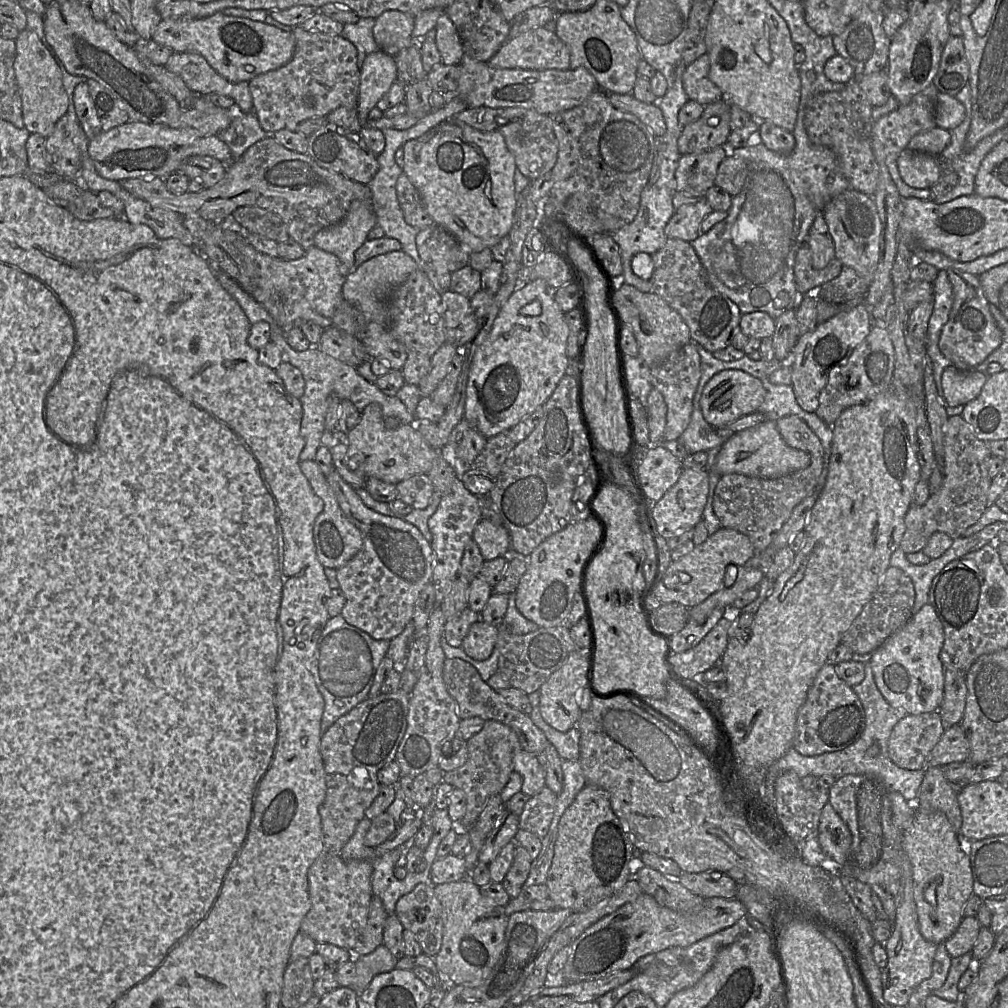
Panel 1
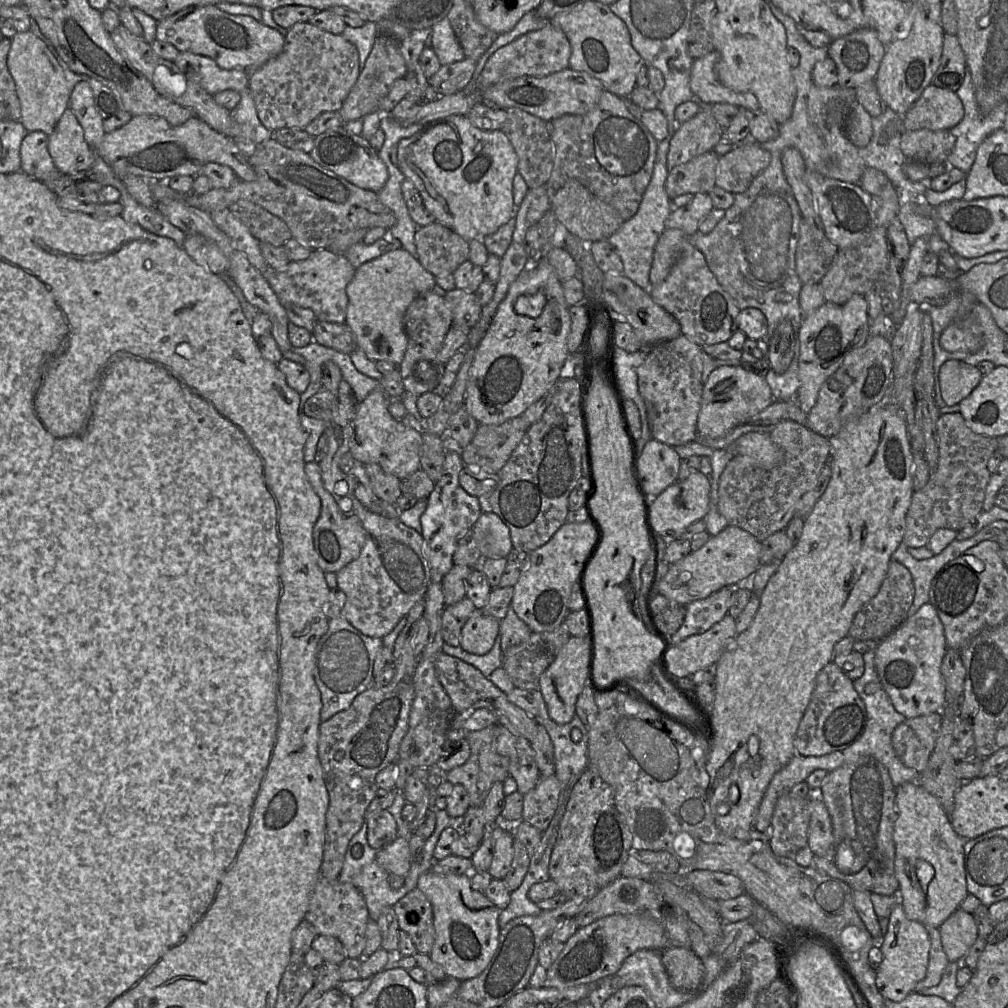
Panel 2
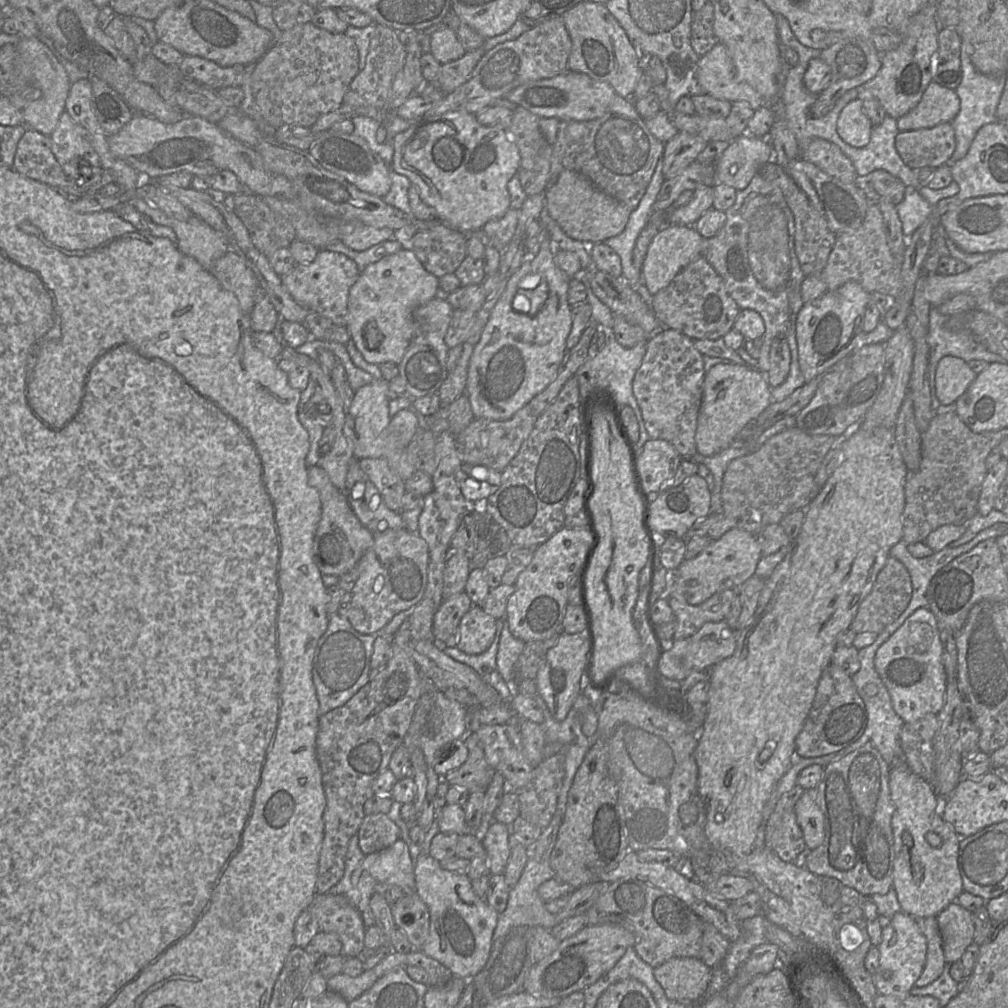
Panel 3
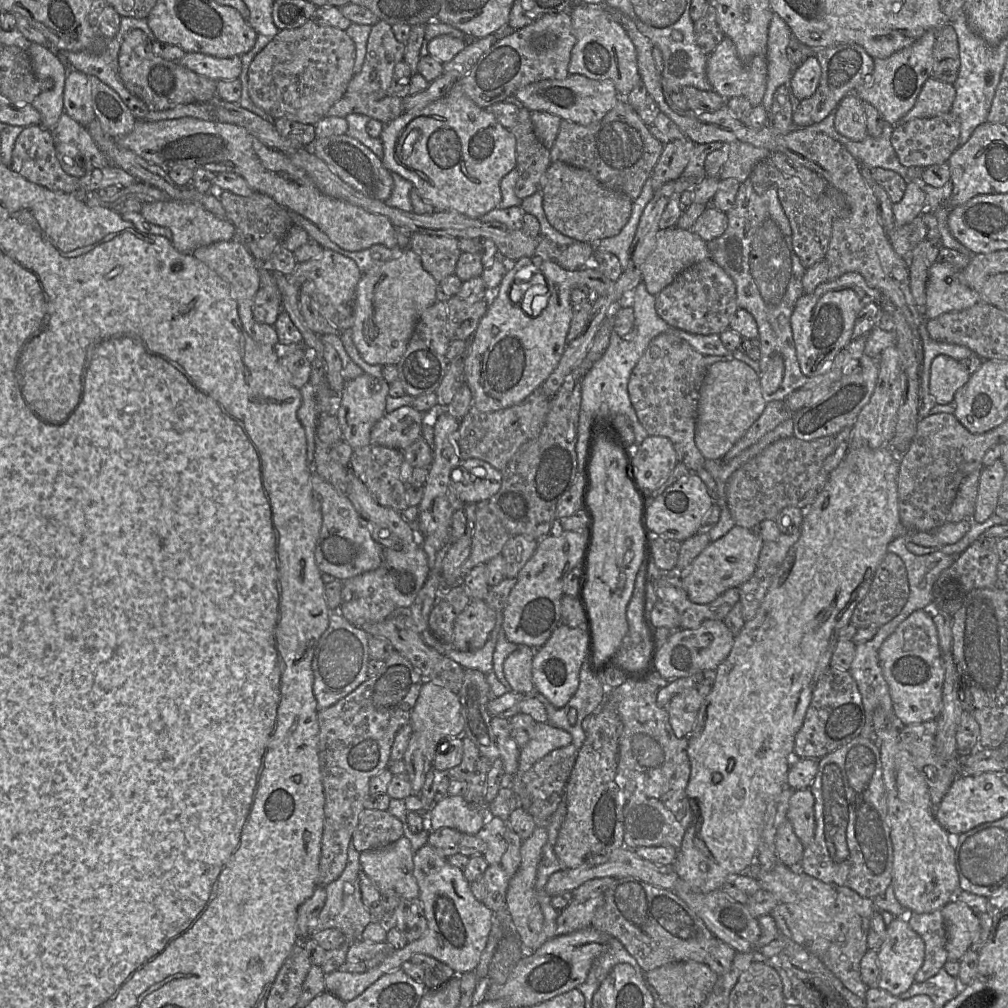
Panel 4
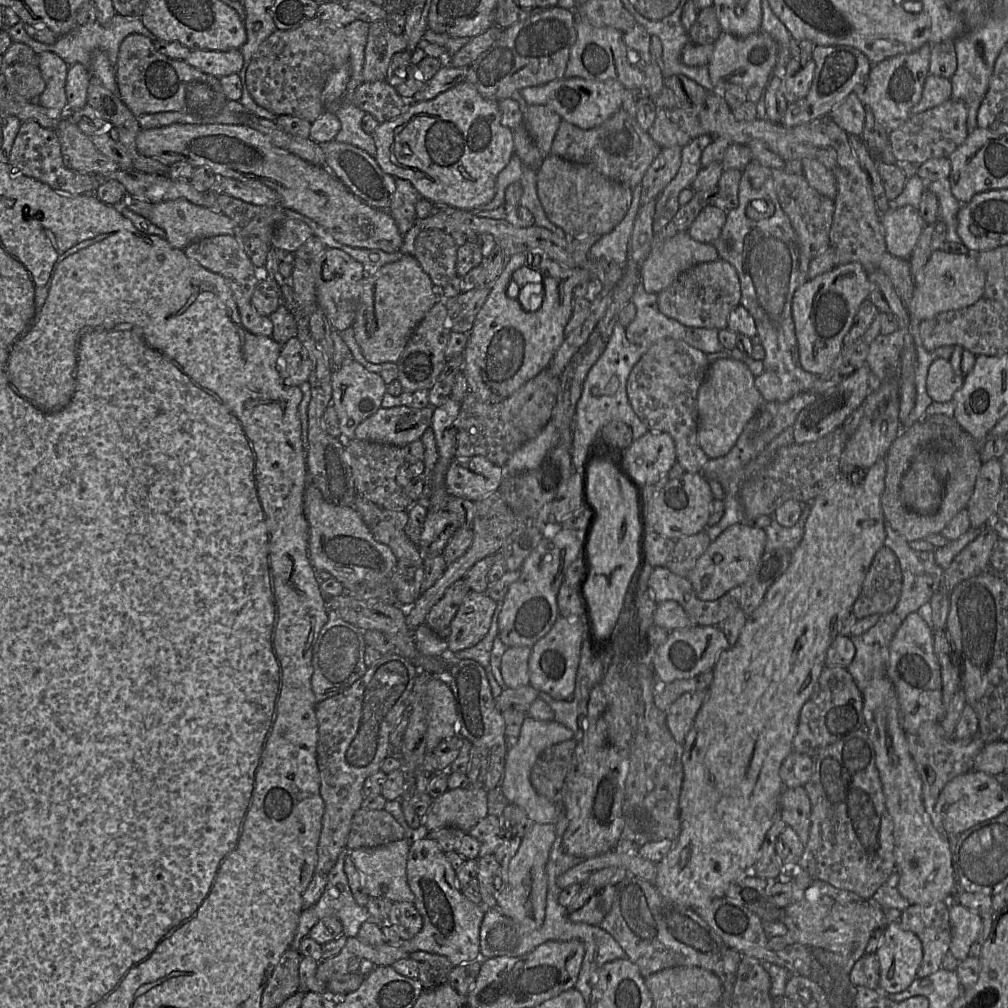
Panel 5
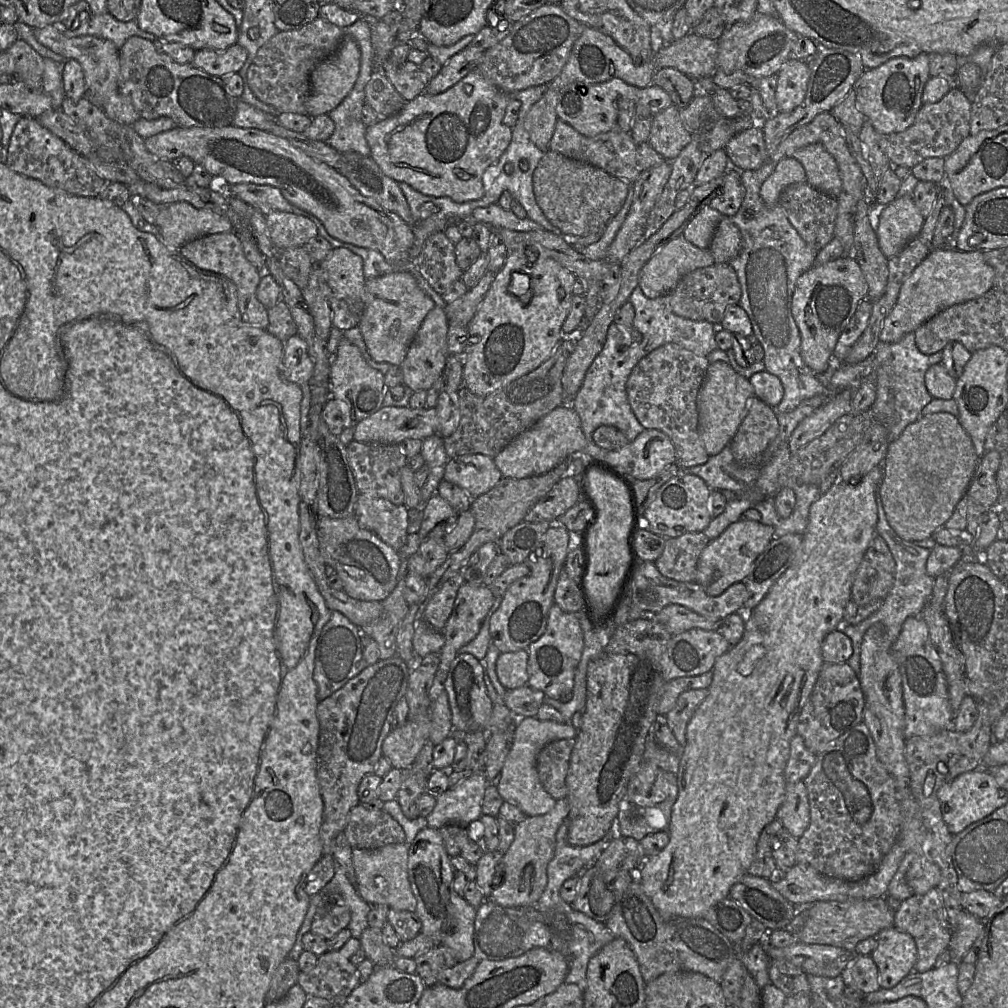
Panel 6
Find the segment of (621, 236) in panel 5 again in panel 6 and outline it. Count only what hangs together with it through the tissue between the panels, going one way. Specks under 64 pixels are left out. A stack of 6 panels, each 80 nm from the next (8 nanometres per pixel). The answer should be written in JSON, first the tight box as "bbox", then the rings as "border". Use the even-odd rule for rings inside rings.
{"bbox":[562,186,633,260],"border":[[[630,186],[625,203],[621,210],[614,216],[614,218],[607,224],[602,237],[595,243],[588,246],[582,246],[576,244],[580,236],[568,235],[562,233],[563,239],[570,245],[572,245],[577,251],[584,254],[592,260],[603,260],[606,257],[607,251],[616,237],[617,232],[621,228],[625,217],[633,202],[633,187]]]}

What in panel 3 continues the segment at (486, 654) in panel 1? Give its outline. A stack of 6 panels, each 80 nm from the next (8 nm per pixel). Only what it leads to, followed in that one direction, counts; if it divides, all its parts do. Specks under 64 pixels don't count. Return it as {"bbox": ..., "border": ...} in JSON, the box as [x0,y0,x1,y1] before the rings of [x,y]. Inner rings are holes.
{"bbox":[456,605,496,655],"border":[[[473,605],[461,618],[458,629],[458,643],[456,648],[470,655],[485,652],[493,642],[496,632],[496,619],[487,614],[482,606]]]}

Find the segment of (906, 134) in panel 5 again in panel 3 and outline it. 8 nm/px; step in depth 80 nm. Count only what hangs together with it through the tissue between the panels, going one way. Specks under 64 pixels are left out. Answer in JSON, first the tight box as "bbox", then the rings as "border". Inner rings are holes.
{"bbox":[895,122,955,169],"border":[[[950,122],[932,128],[899,131],[895,138],[899,156],[912,169],[947,164],[955,146],[955,132]]]}

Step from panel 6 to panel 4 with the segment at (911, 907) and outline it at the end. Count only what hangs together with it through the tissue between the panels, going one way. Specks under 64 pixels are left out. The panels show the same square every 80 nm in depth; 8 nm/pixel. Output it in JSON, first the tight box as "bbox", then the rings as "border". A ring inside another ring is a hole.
{"bbox":[907,910,948,982],"border":[[[941,910],[928,913],[908,912],[907,921],[925,943],[924,962],[915,975],[915,982],[935,976],[948,961],[946,928]]]}

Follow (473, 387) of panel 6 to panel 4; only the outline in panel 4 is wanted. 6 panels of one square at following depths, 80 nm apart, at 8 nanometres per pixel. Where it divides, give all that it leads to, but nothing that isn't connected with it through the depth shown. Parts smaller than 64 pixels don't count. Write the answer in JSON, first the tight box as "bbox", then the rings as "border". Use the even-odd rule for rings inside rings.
{"bbox":[464,257,613,412],"border":[[[522,257],[509,262],[508,270],[498,288],[491,293],[488,308],[472,338],[468,341],[469,354],[464,366],[464,381],[472,394],[472,406],[481,412],[495,412],[519,404],[536,389],[541,388],[549,375],[556,369],[566,347],[566,336],[572,318],[571,290],[578,286],[588,287],[593,295],[606,294],[613,282],[592,264],[582,269],[568,271],[556,261],[544,260],[536,267],[531,258]],[[535,285],[547,285],[549,299],[537,317],[528,316],[520,308],[523,295]]]}

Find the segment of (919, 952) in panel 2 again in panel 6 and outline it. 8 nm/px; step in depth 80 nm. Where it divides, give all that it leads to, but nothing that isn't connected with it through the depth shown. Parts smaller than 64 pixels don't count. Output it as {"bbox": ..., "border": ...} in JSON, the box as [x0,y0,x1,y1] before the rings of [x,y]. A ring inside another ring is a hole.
{"bbox":[870,926,916,988],"border":[[[895,926],[882,930],[876,937],[877,946],[870,956],[878,968],[880,986],[892,988],[914,970],[916,942],[910,934]]]}

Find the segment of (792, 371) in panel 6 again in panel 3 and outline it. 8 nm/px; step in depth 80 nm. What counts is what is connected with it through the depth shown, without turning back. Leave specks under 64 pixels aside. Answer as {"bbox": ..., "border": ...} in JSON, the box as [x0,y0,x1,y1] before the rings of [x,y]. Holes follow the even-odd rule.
{"bbox":[702,173,806,402],"border":[[[757,173],[745,189],[736,191],[735,202],[725,215],[725,224],[719,232],[711,238],[702,239],[702,256],[721,276],[740,310],[751,309],[761,315],[765,333],[758,369],[765,376],[769,369],[772,340],[779,337],[788,342],[791,352],[789,373],[782,384],[770,386],[771,402],[783,401],[806,383],[799,367],[796,340],[796,320],[804,304],[801,285],[805,275],[794,250],[794,216],[781,189],[770,185]]]}

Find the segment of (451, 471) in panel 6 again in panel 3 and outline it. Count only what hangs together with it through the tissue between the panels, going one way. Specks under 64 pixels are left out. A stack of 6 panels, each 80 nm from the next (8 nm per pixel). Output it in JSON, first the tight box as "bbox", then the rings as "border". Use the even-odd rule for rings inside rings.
{"bbox":[455,463,501,505],"border":[[[462,463],[455,473],[455,478],[463,496],[482,505],[501,485],[501,472],[489,468],[485,476],[475,478],[471,475],[475,466],[477,465]]]}

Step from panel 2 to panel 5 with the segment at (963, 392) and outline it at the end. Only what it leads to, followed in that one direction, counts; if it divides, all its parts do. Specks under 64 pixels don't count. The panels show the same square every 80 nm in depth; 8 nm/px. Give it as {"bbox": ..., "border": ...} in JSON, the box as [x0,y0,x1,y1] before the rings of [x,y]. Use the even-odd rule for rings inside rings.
{"bbox":[927,358,964,402],"border":[[[938,358],[929,367],[927,393],[936,402],[948,402],[963,385],[964,377],[954,372],[950,361]]]}

